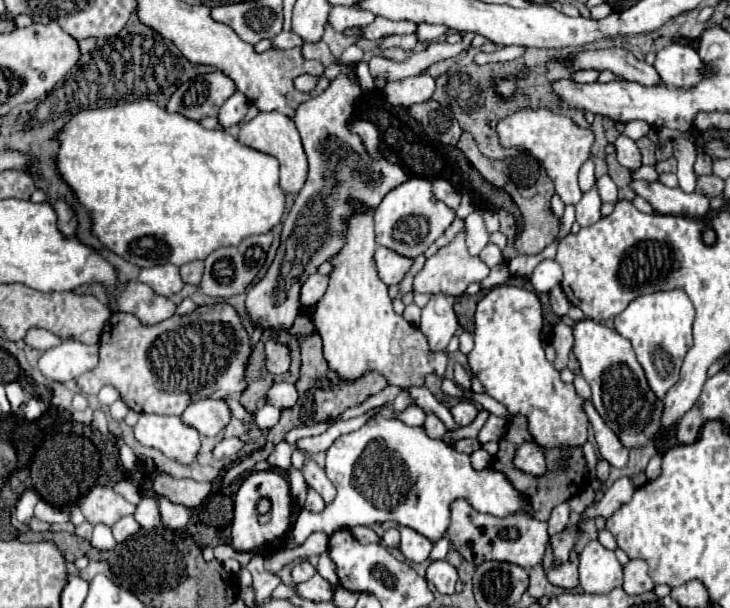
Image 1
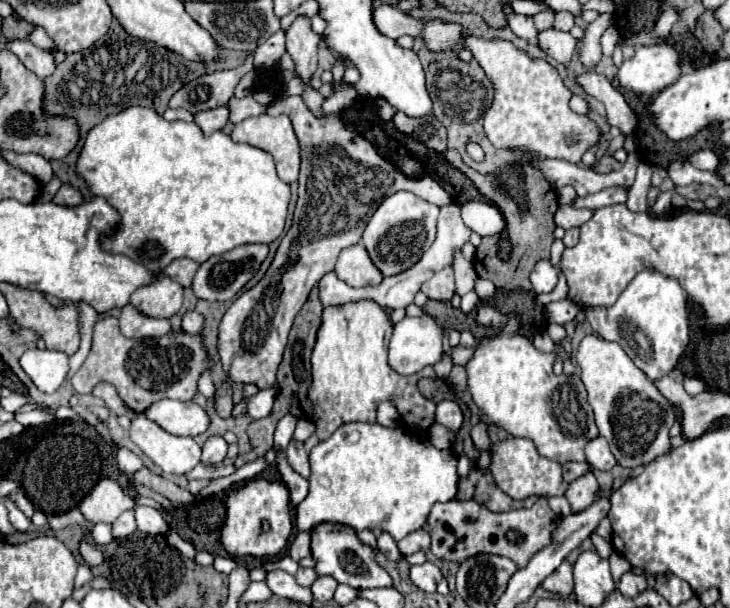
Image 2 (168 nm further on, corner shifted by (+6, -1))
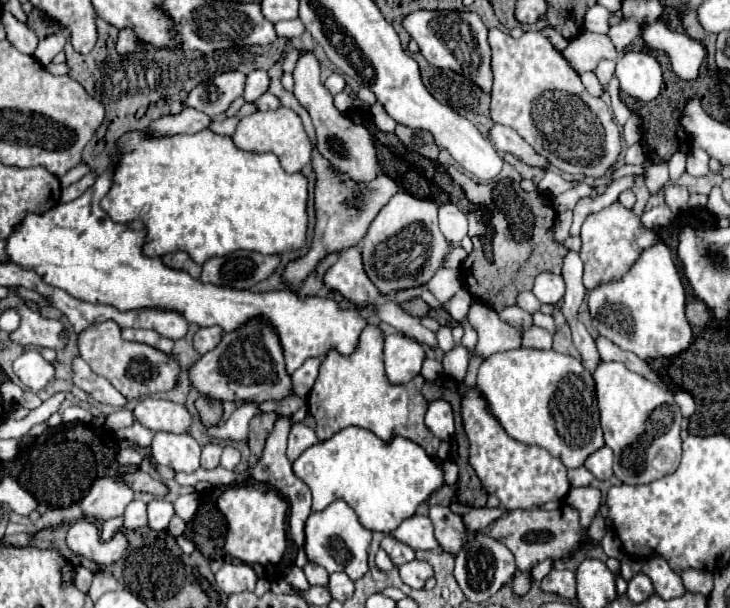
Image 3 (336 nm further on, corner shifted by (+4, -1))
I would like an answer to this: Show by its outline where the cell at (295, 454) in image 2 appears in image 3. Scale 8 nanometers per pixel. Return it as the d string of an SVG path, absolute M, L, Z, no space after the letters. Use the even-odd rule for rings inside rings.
M296 423L290 429L290 437L288 437L288 459L296 461L302 455L302 451L312 447L314 443L318 443L314 429L306 427L304 423Z

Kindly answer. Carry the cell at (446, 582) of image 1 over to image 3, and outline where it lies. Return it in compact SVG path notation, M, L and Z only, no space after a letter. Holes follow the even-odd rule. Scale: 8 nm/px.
M410 561L410 563L404 563L400 567L400 577L406 585L410 585L412 589L424 589L426 581L430 577L434 577L434 569L430 567L430 563L426 561Z

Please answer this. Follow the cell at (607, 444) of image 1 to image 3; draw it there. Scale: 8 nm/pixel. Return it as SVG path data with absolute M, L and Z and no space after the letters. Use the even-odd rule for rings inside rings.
M600 447L598 451L594 451L586 463L584 463L596 479L610 479L614 473L612 473L612 451L610 447Z

